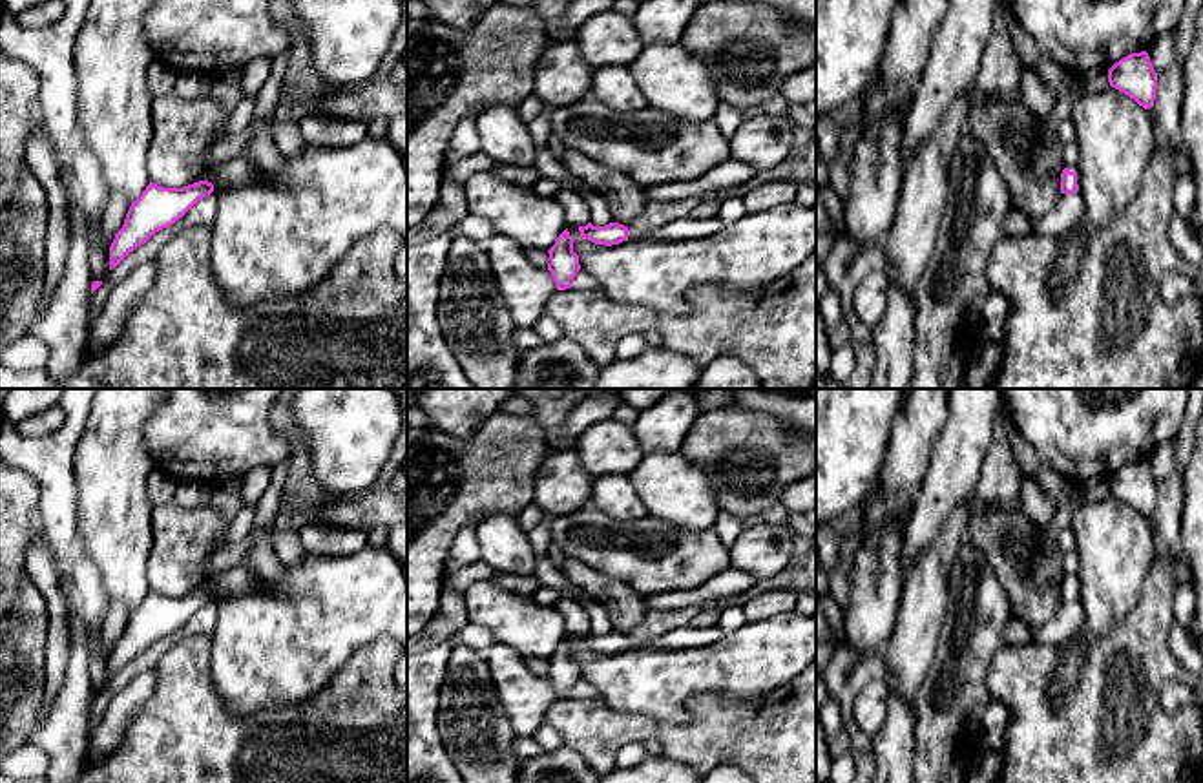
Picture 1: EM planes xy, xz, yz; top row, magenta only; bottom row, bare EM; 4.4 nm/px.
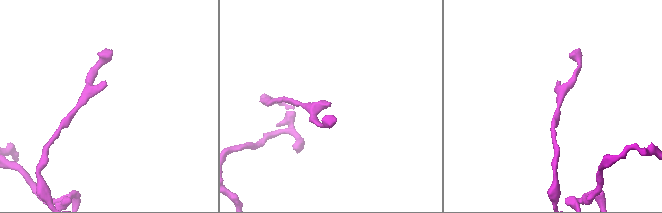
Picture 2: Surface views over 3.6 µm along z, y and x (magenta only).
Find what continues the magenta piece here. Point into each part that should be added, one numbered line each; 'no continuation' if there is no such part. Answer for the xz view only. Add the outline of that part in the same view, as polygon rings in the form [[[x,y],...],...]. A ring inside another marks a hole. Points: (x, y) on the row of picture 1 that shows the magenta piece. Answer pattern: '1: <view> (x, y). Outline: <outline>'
1: xz (681, 229). Outline: [[[714,215],[710,219],[692,219],[688,217],[681,217],[675,221],[666,223],[664,226],[659,226],[655,230],[650,230],[646,234],[628,234],[628,241],[641,241],[641,239],[670,239],[670,241],[677,241],[677,239],[705,239],[708,235],[714,235],[721,230],[721,223],[719,217]]]

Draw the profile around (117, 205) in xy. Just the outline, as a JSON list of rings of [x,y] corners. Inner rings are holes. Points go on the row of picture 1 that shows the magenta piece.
[[[110,193],[106,210],[100,221],[102,243],[110,246],[115,239],[115,234],[122,228],[126,214],[131,206],[131,201],[122,193]]]

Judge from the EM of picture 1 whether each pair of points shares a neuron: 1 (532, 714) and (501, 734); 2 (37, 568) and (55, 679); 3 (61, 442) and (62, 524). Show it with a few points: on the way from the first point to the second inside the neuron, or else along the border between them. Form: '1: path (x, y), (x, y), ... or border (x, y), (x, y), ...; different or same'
1: border (495, 687), (510, 725), (517, 734); different
2: path (55, 595), (57, 652); same
3: path (59, 462), (59, 504); same

